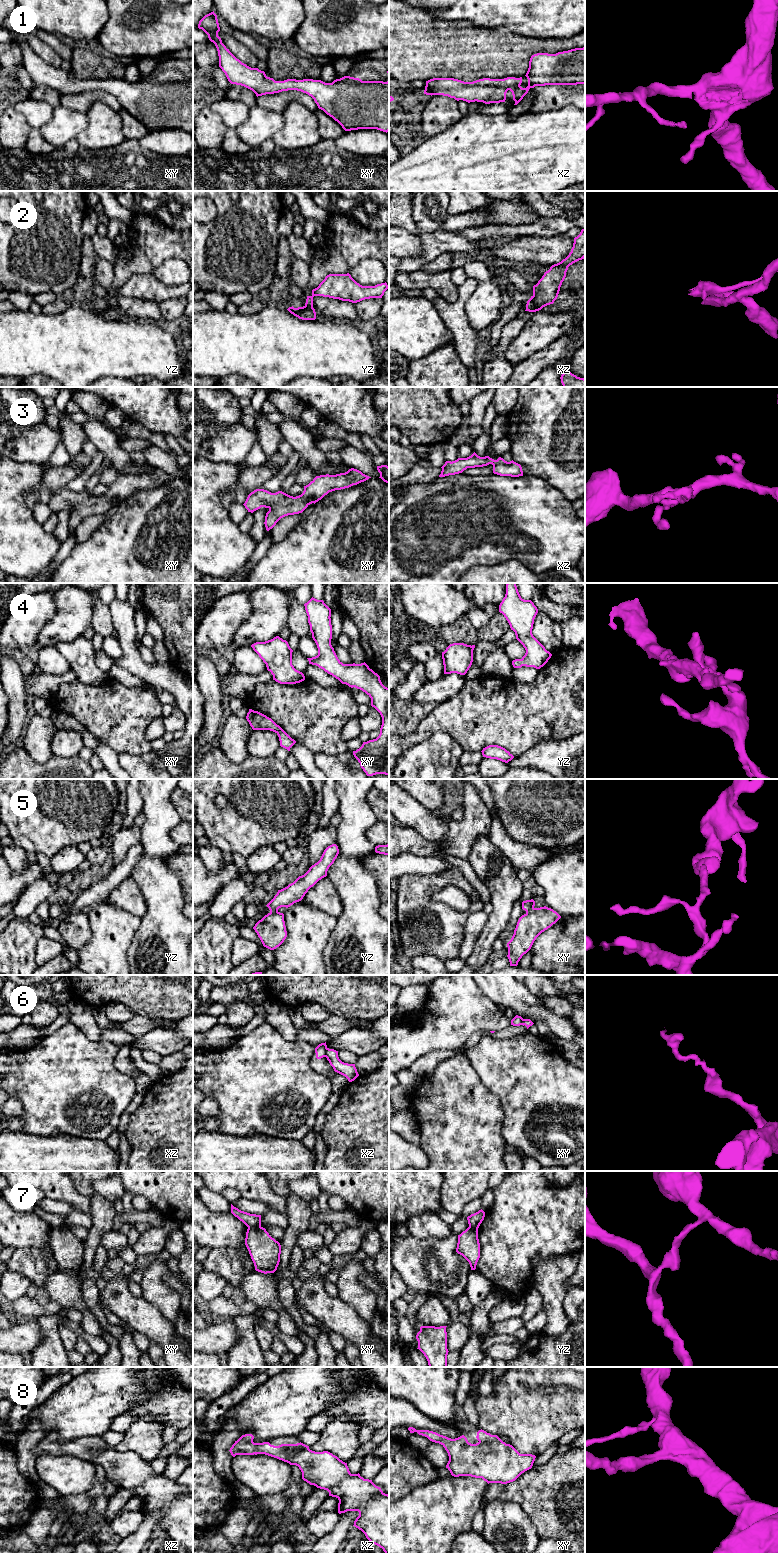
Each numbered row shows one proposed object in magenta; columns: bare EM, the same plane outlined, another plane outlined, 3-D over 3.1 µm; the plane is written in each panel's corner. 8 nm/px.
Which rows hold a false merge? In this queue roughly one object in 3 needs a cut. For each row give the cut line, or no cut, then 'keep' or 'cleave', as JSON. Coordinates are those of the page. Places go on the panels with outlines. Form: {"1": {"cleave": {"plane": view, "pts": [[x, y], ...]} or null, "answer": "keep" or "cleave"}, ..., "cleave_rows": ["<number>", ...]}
{"1": {"cleave": null, "answer": "keep"}, "2": {"cleave": {"plane": "xz", "pts": [[529, 299], [532, 311]]}, "answer": "cleave"}, "3": {"cleave": null, "answer": "keep"}, "4": {"cleave": null, "answer": "keep"}, "5": {"cleave": {"plane": "xy", "pts": [[534, 908], [526, 913]]}, "answer": "cleave"}, "6": {"cleave": {"plane": "xz", "pts": [[327, 1048], [325, 1056]]}, "answer": "cleave"}, "7": {"cleave": {"plane": "xy", "pts": [[260, 1226], [248, 1228]]}, "answer": "cleave"}, "8": {"cleave": null, "answer": "keep"}, "cleave_rows": ["2", "5", "6", "7"]}

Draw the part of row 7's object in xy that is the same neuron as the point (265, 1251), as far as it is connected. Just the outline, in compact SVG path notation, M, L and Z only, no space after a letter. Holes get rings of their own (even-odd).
M263 1227L248 1228L245 1245L255 1270L264 1274L274 1273L280 1262L281 1245Z

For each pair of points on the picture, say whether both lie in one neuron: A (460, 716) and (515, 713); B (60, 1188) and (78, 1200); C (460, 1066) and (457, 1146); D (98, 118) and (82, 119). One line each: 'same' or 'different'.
A: same
B: same
C: same
D: different

